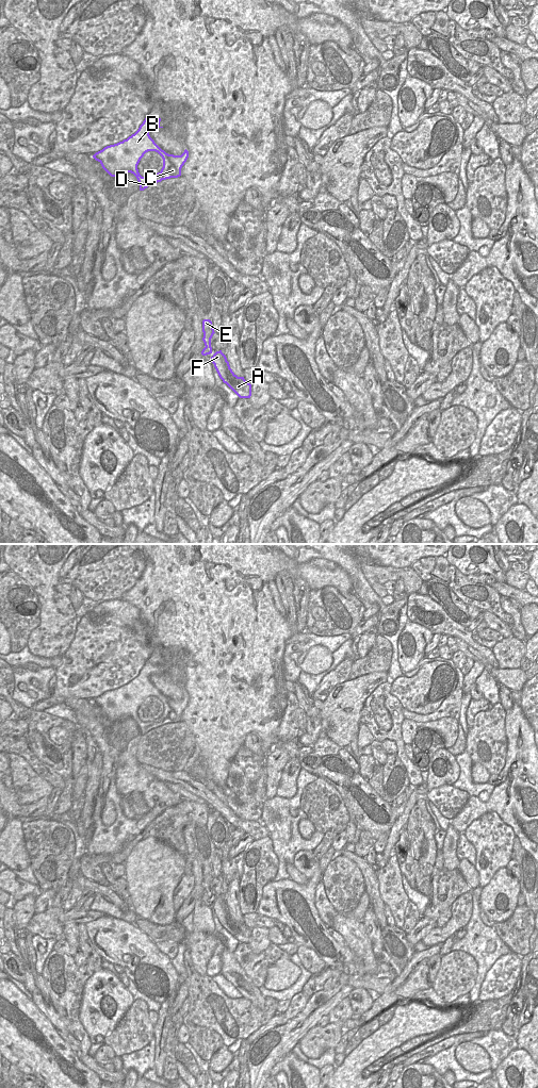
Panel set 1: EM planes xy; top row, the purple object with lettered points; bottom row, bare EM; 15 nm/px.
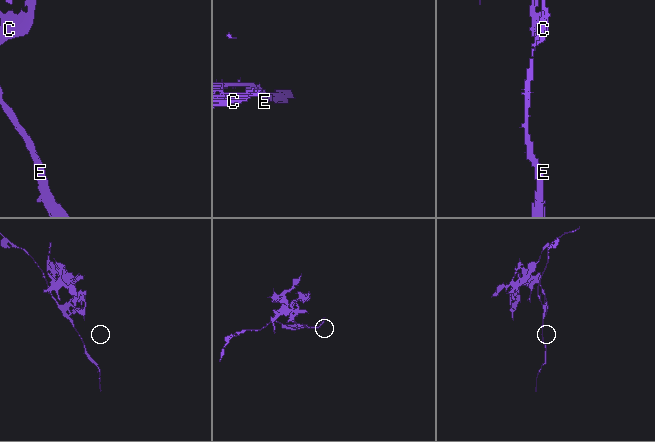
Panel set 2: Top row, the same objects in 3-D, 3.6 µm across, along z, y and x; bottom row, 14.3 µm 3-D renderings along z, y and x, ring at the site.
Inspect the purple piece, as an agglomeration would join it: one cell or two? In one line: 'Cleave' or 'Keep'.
Cleave.

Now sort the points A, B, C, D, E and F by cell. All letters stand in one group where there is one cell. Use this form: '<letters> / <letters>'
A E F / B C D

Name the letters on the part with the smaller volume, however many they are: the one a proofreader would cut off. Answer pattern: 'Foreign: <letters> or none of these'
Foreign: A, E, F.

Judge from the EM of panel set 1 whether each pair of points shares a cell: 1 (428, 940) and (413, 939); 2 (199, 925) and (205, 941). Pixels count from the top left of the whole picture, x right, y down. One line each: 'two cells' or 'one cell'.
1: two cells
2: two cells

